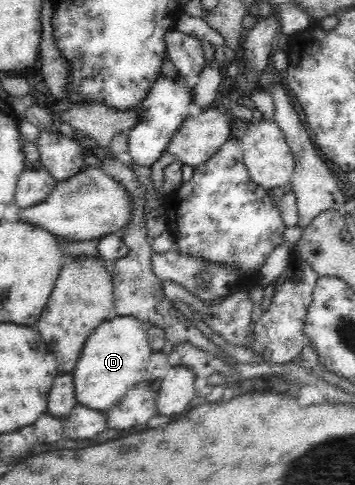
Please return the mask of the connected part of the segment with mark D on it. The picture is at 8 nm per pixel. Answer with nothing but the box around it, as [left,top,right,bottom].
[74,315,154,409]

